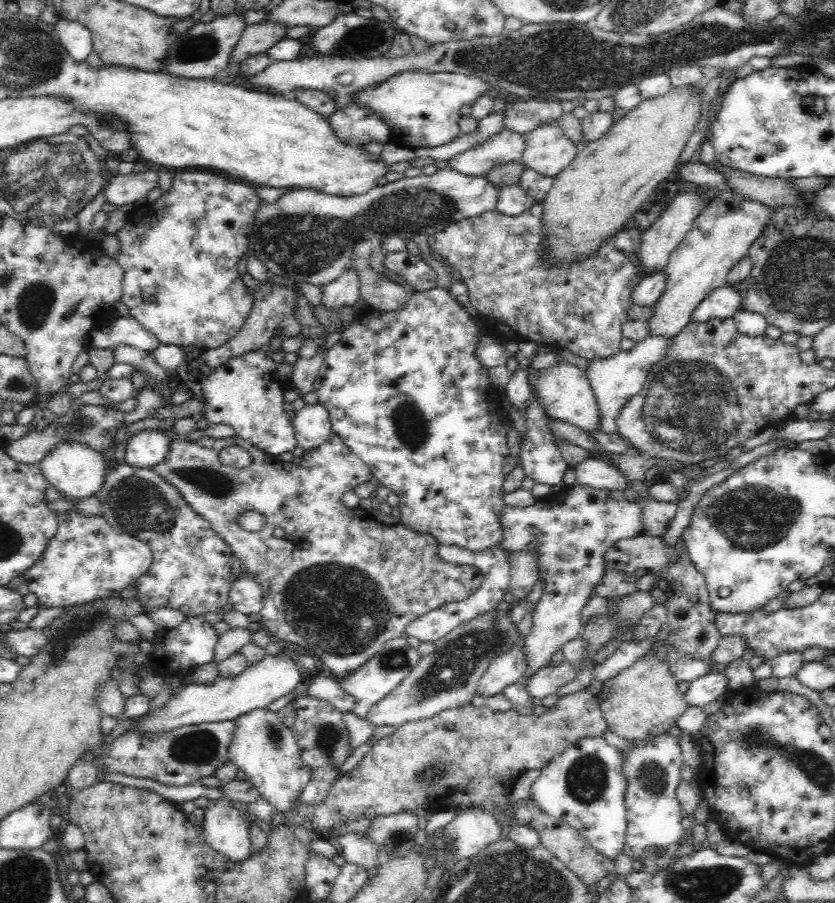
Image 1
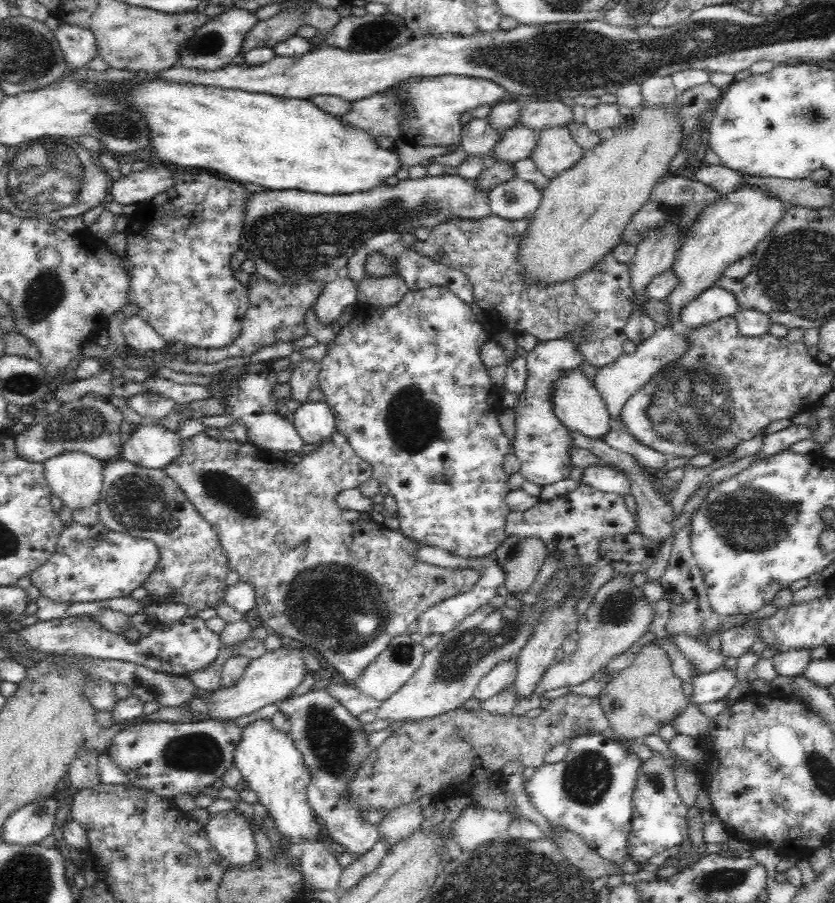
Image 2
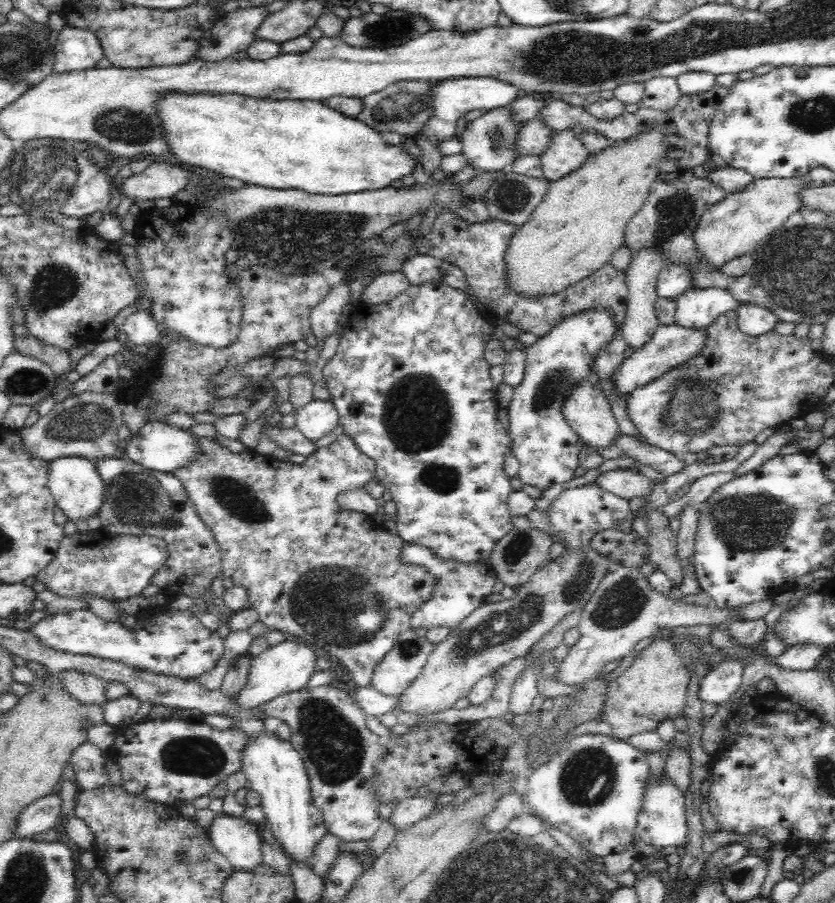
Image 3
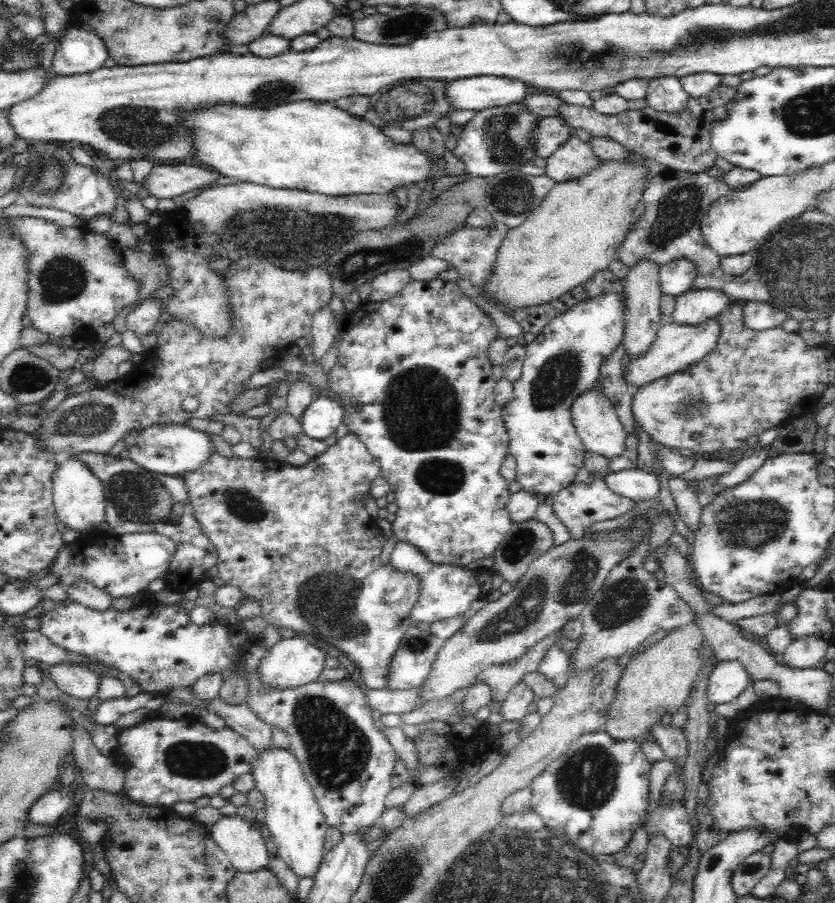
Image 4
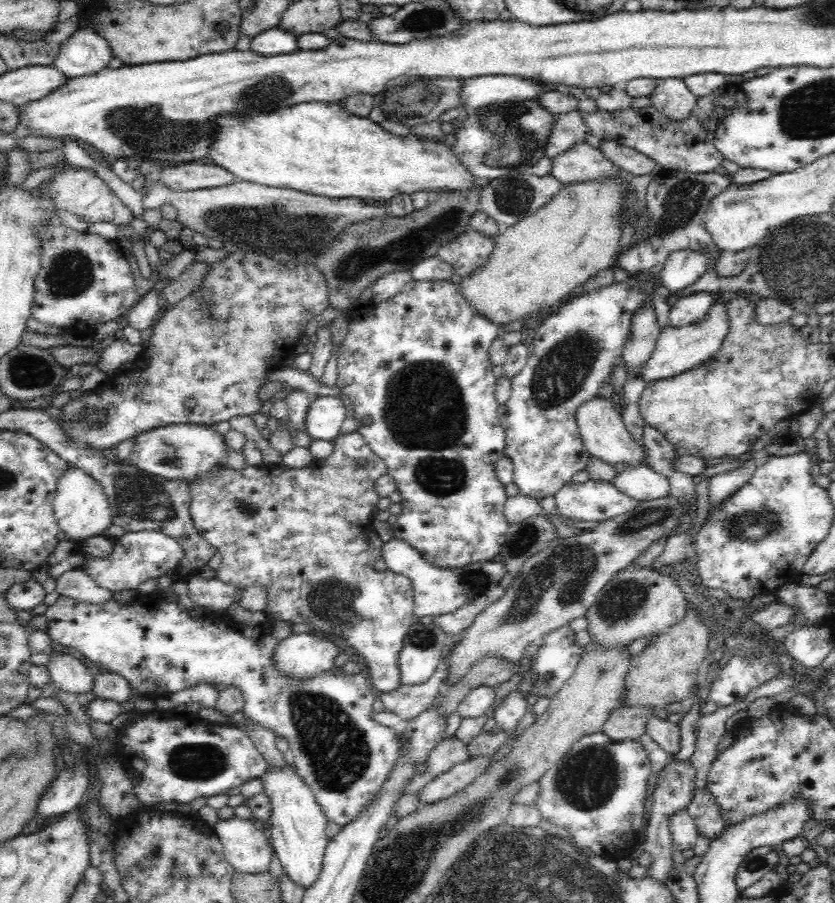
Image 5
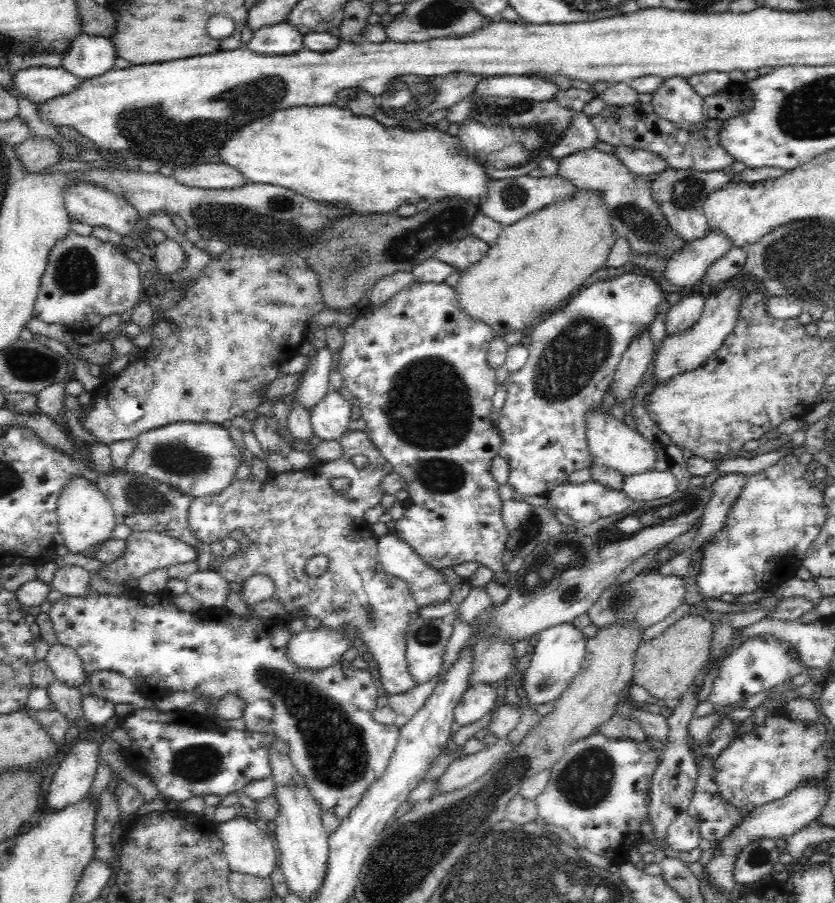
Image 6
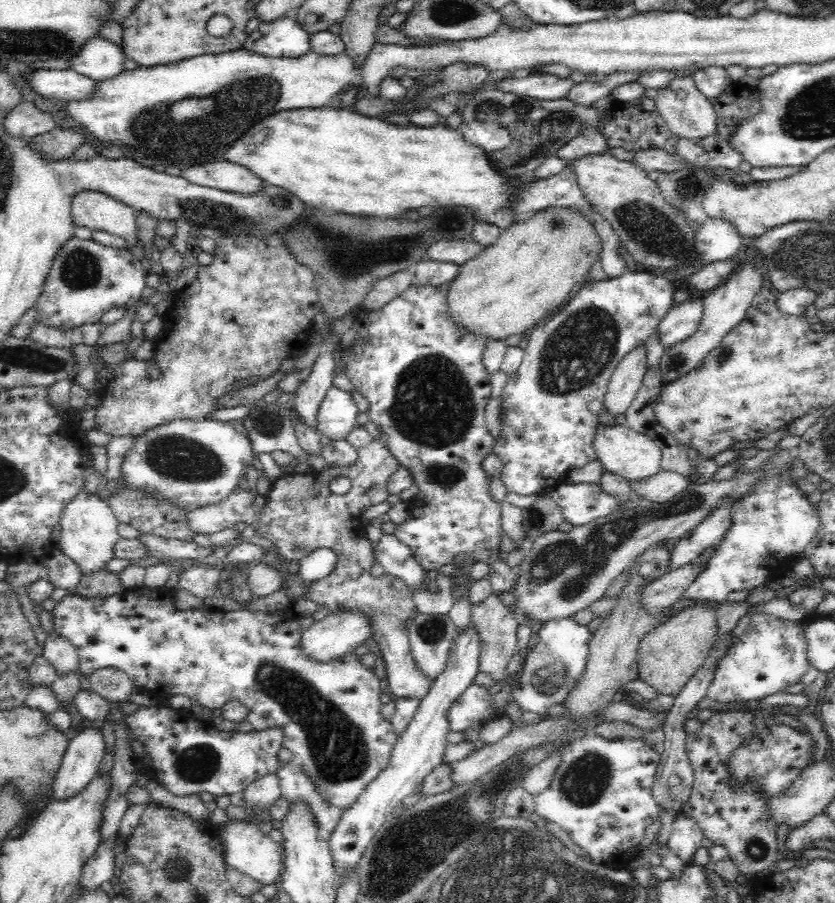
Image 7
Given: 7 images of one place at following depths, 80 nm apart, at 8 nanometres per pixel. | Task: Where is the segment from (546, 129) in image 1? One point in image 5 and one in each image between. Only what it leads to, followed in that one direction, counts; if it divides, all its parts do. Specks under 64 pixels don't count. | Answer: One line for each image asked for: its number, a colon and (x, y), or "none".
2: (556, 151)
3: (564, 153)
4: (573, 159)
5: (582, 162)

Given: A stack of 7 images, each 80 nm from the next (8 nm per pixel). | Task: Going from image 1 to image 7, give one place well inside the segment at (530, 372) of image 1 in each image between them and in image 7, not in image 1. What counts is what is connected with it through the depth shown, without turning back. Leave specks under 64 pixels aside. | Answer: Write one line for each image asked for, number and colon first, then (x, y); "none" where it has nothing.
2: (578, 405)
3: (586, 409)
4: (592, 414)
5: (600, 425)
6: (612, 443)
7: (621, 450)

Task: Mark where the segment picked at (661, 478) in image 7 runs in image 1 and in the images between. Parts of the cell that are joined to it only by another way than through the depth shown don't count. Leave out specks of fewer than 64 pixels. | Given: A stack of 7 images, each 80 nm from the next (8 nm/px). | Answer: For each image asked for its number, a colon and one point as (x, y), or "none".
1: (592, 471)
2: (603, 478)
3: (627, 483)
4: (637, 485)
5: (641, 483)
6: (651, 484)

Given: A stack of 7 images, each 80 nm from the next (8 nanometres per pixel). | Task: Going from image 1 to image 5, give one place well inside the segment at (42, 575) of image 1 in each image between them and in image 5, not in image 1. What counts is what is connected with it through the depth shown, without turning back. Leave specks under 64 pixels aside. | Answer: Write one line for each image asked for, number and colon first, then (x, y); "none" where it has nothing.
2: (91, 563)
3: (88, 564)
4: (123, 565)
5: (136, 557)

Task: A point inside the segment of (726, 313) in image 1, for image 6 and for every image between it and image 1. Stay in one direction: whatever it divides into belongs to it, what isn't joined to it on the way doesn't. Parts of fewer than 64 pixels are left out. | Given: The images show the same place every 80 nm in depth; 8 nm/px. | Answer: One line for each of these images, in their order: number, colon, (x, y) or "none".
2: (716, 302)
3: (697, 308)
4: (695, 306)
5: (691, 308)
6: (683, 315)

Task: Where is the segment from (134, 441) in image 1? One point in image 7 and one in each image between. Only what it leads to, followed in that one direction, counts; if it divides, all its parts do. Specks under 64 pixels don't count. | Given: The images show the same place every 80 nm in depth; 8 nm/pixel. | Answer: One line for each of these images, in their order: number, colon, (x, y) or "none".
2: (153, 447)
3: (157, 446)
4: (173, 449)
5: (183, 450)
6: (199, 459)
7: (191, 463)

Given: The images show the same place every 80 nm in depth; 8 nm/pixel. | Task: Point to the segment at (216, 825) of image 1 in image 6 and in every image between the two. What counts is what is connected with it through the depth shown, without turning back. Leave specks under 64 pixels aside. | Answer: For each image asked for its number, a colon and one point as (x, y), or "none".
2: (229, 833)
3: (233, 837)
4: (244, 846)
5: (248, 849)
6: (248, 850)

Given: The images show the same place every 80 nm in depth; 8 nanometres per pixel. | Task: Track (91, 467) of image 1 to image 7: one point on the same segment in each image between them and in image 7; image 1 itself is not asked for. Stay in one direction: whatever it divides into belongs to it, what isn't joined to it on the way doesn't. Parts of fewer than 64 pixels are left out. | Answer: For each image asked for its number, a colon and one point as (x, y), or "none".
2: (76, 477)
3: (77, 487)
4: (78, 494)
5: (80, 506)
6: (85, 516)
7: (88, 533)

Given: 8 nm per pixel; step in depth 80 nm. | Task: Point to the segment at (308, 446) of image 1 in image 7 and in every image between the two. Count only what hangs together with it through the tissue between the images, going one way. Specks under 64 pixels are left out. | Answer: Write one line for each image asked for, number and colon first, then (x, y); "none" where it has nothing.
2: (315, 422)
3: (318, 418)
4: (322, 416)
5: (324, 416)
6: (329, 417)
7: (337, 412)

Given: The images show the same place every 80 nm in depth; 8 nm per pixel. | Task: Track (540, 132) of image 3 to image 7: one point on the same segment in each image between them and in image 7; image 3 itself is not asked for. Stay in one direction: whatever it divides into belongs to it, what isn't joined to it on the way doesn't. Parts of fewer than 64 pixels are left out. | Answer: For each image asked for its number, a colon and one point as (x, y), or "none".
4: (550, 133)
5: (569, 128)
6: (581, 135)
7: (589, 141)

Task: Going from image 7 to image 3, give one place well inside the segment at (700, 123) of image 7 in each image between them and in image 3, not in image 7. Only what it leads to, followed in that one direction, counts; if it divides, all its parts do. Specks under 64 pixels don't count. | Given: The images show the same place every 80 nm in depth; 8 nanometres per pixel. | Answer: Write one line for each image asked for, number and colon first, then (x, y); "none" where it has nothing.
3: (662, 94)
4: (666, 95)
5: (671, 98)
6: (675, 100)

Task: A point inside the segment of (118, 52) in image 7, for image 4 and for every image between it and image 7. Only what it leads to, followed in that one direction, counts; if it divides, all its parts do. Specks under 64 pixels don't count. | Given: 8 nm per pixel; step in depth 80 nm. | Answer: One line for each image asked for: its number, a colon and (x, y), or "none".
4: (78, 51)
5: (85, 52)
6: (88, 56)

